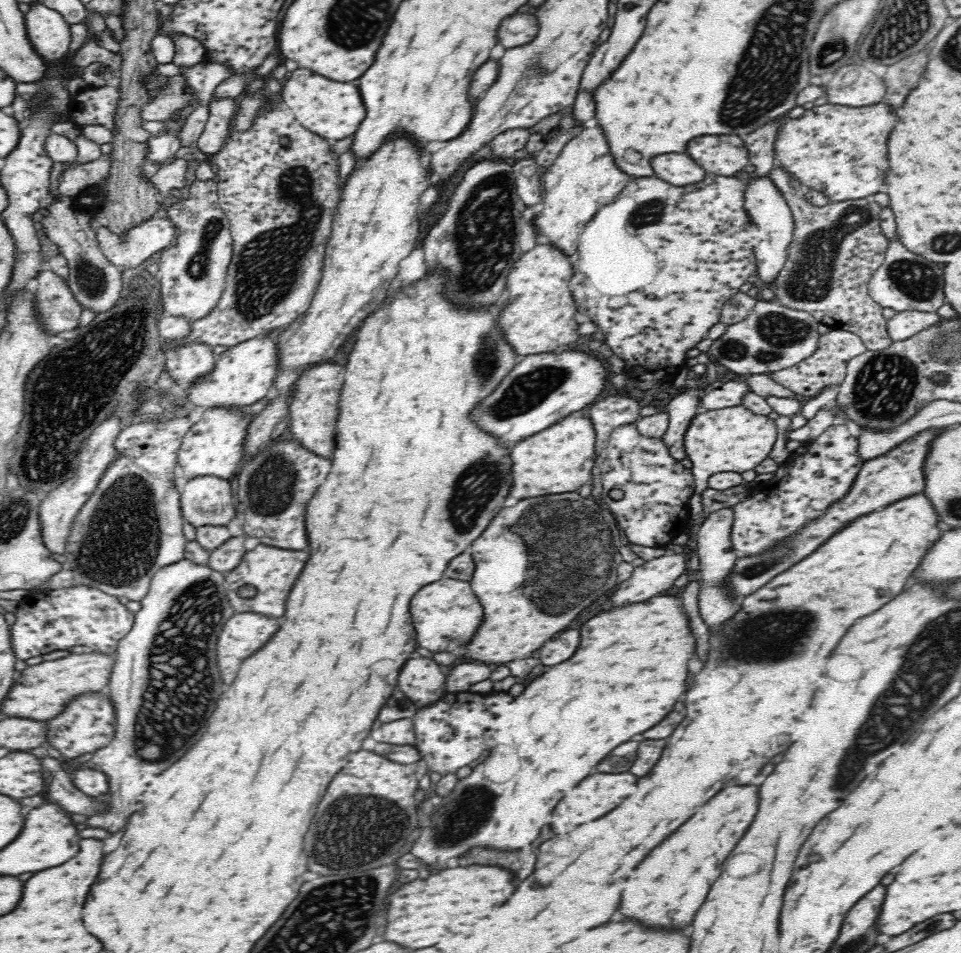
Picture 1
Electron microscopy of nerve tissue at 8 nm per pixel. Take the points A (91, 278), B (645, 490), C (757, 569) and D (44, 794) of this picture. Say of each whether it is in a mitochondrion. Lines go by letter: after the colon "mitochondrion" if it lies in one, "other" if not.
A: mitochondrion
B: other
C: mitochondrion
D: other

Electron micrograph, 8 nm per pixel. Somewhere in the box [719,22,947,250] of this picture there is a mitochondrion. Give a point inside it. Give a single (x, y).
(834, 47)

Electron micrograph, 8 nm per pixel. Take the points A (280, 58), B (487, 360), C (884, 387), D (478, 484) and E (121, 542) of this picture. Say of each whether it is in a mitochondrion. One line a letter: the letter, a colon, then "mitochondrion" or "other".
A: other
B: mitochondrion
C: mitochondrion
D: mitochondrion
E: mitochondrion

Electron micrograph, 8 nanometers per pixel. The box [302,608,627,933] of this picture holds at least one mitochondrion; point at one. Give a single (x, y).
(352, 829)

